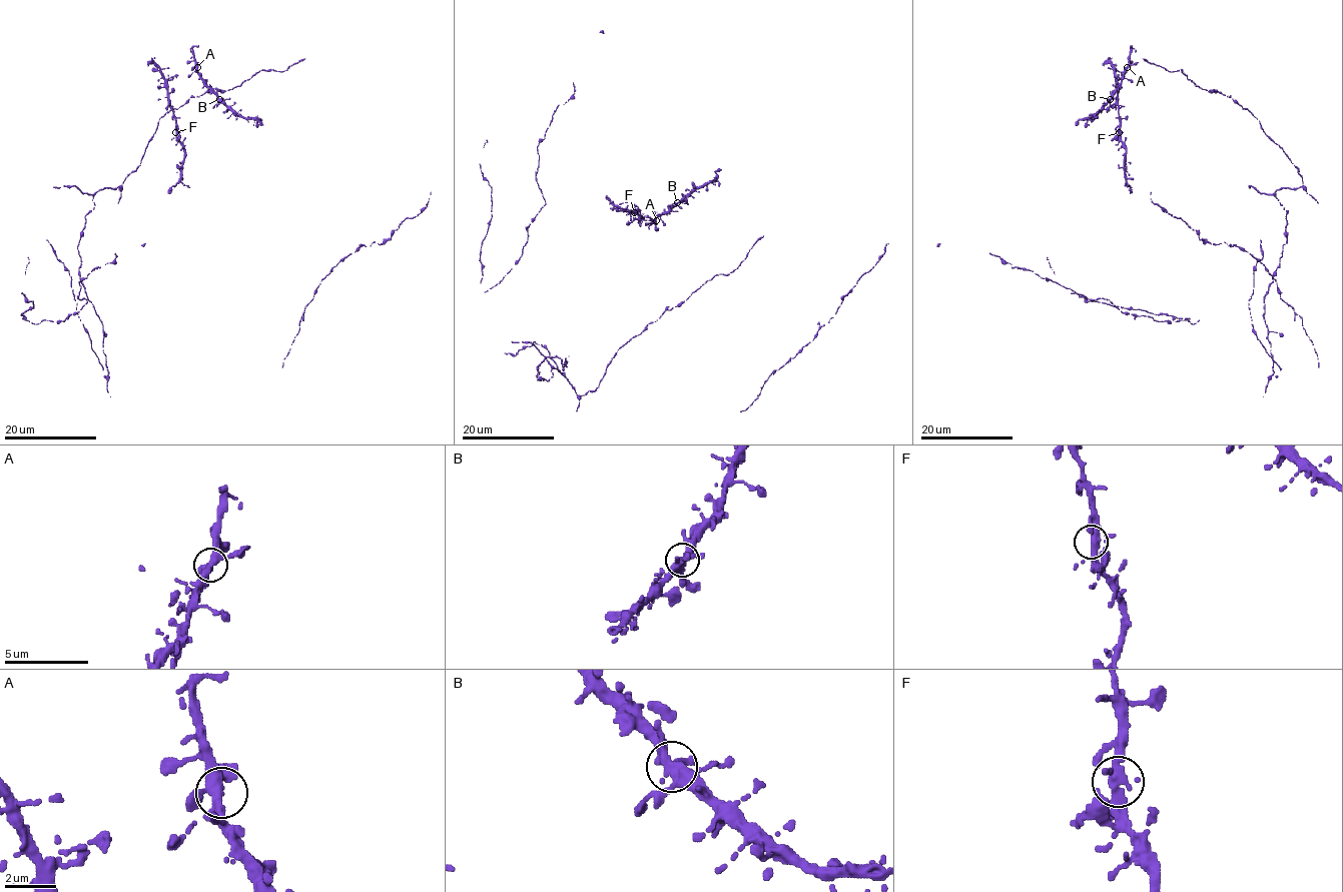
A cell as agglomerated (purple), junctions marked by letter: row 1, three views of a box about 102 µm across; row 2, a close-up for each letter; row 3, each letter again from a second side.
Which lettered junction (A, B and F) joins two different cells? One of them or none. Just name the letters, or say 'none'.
none

